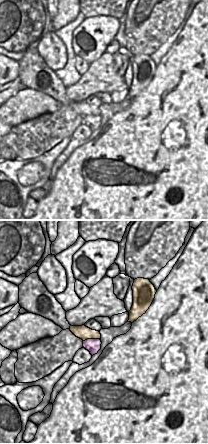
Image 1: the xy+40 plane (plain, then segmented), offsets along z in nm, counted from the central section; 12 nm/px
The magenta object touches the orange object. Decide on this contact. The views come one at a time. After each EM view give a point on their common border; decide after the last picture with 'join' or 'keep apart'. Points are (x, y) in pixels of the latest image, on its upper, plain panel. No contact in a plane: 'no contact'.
contact (91, 115)

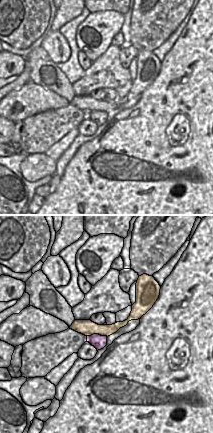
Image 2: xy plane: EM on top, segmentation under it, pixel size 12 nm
contact (97, 110)

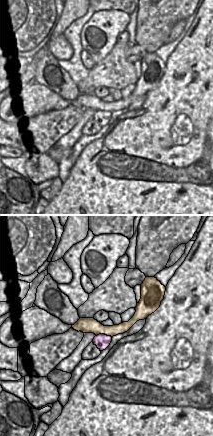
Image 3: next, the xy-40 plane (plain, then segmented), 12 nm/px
contact (104, 110)

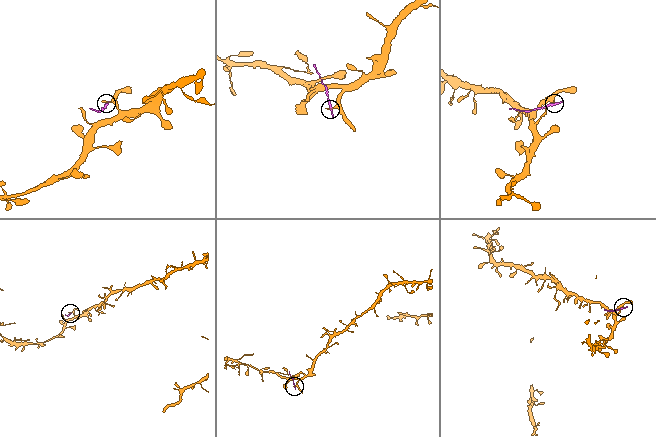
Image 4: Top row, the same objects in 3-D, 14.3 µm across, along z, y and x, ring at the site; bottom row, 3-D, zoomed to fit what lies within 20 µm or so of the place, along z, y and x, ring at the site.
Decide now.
keep apart

